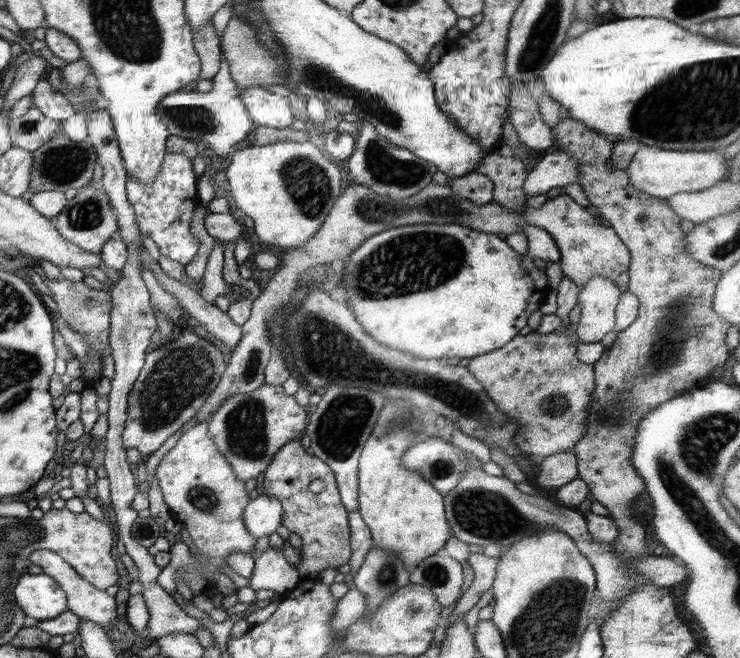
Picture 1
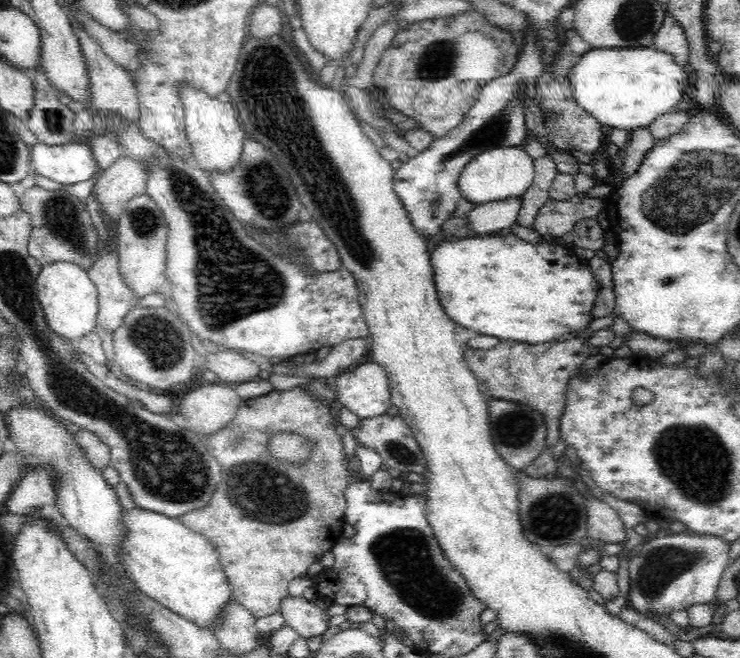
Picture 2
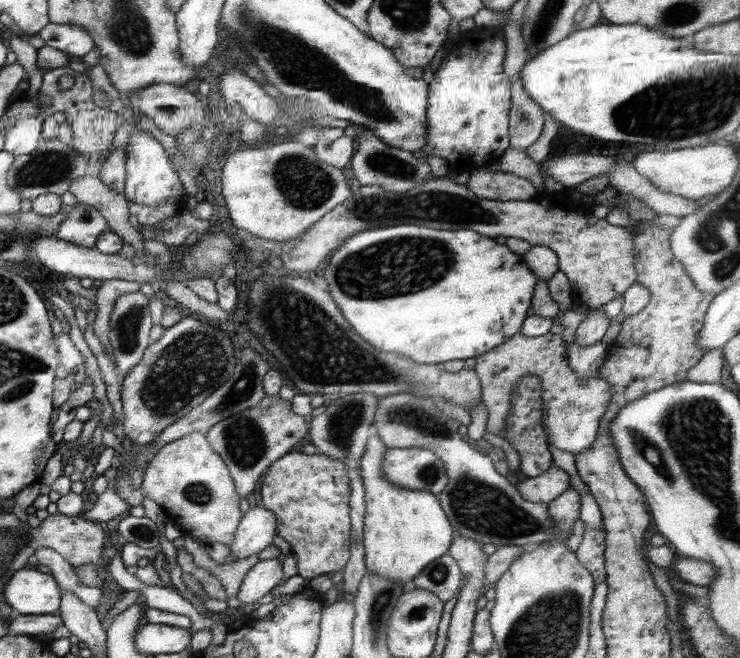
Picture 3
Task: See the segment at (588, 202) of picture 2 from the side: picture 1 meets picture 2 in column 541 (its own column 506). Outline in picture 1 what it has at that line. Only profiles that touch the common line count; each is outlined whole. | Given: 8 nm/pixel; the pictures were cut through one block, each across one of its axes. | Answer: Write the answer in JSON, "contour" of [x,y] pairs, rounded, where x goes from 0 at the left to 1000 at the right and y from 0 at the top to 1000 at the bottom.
{"contour":[[[581,278],[568,292],[553,301],[531,305],[530,301],[514,299],[496,283],[476,280],[466,283],[461,298],[449,313],[441,336],[427,350],[427,356],[411,374],[392,377],[381,388],[377,397],[376,416],[369,416],[359,441],[349,450],[349,456],[341,460],[339,479],[326,495],[327,514],[314,535],[308,558],[300,570],[295,587],[286,599],[278,605],[273,620],[265,632],[268,643],[284,641],[284,634],[300,619],[305,608],[316,600],[342,597],[358,581],[358,562],[366,543],[365,486],[368,480],[376,480],[381,468],[392,459],[392,450],[400,439],[400,424],[414,413],[416,406],[438,403],[451,395],[466,397],[469,391],[500,359],[546,342],[561,340],[593,340],[618,342],[635,345],[638,350],[655,354],[681,354],[682,357],[703,353],[708,354],[708,342],[722,342],[738,350],[754,372],[758,383],[758,407],[768,424],[777,429],[786,439],[803,418],[814,418],[824,422],[835,433],[842,445],[851,433],[850,407],[853,383],[835,362],[824,343],[820,343],[809,331],[797,327],[791,316],[782,313],[765,293],[751,301],[741,302],[730,316],[709,316],[700,328],[691,325],[689,319],[677,316],[666,305],[653,313],[642,313],[638,307],[614,295],[609,281],[592,281]]]}

